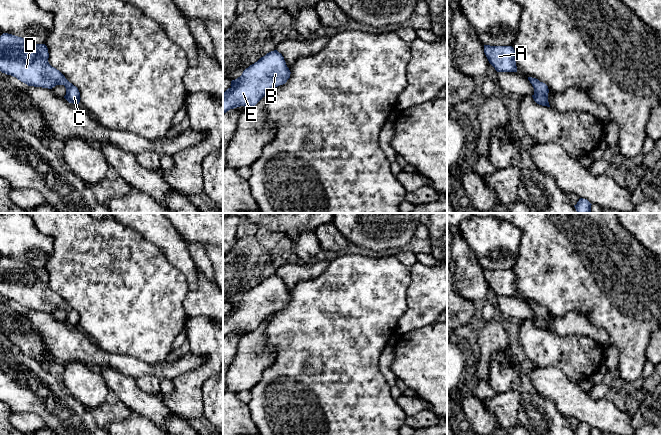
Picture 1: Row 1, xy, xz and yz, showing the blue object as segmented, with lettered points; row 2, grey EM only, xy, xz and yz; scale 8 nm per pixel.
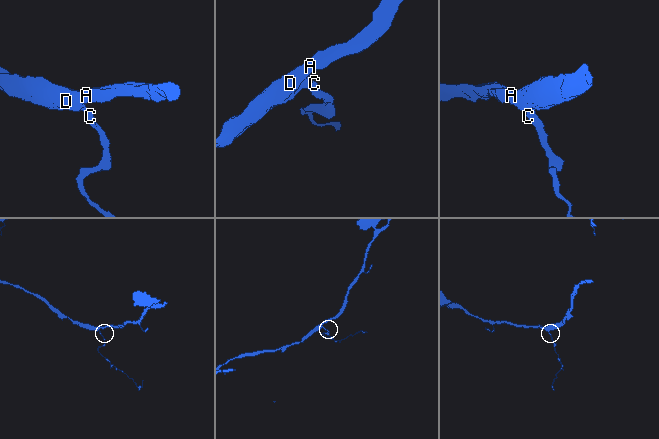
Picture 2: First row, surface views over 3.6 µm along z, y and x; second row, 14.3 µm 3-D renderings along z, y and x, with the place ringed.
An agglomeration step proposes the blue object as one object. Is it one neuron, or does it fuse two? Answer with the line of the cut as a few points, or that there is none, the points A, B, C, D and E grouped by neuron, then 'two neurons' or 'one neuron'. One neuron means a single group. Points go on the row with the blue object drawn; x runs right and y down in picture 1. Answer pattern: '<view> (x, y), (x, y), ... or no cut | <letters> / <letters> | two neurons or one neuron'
no cut | A B C D E | one neuron

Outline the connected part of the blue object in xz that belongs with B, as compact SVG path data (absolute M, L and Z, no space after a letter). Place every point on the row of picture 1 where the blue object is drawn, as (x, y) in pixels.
M277 50L267 53L257 62L246 68L242 75L231 81L231 87L223 93L223 114L240 106L249 109L255 106L268 92L283 85L290 78L290 70L284 57Z

